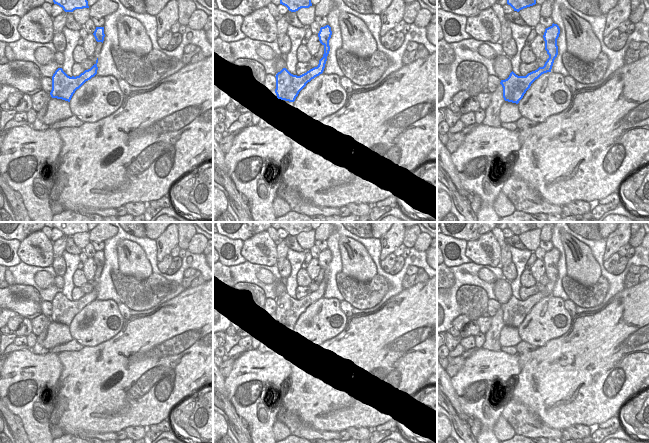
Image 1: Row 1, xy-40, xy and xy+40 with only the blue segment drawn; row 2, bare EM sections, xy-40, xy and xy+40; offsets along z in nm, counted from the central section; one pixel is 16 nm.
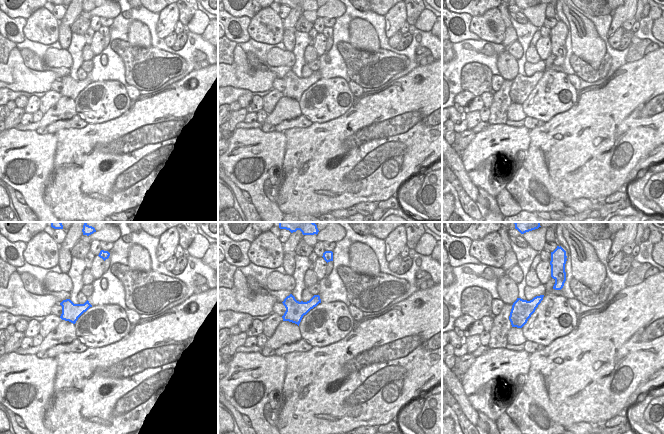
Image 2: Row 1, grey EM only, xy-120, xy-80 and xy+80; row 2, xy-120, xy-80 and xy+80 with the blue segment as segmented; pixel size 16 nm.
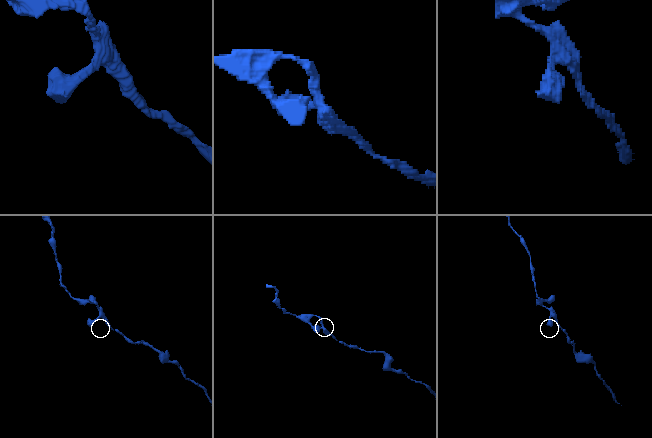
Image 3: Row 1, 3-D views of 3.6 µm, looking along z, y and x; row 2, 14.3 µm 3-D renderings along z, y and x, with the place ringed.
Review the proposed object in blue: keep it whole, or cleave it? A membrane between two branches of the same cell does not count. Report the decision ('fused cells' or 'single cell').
single cell

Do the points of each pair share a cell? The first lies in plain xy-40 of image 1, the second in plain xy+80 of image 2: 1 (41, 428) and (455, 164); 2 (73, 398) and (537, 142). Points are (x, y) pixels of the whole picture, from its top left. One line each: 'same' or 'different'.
1: different
2: same

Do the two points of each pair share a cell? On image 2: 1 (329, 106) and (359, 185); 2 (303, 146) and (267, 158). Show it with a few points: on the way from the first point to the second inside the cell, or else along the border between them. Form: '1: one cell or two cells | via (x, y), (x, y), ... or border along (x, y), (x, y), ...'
1: two cells | border along (352, 103), (341, 115), (323, 122), (312, 123)
2: two cells | border along (283, 132), (285, 137), (285, 154), (281, 166)

